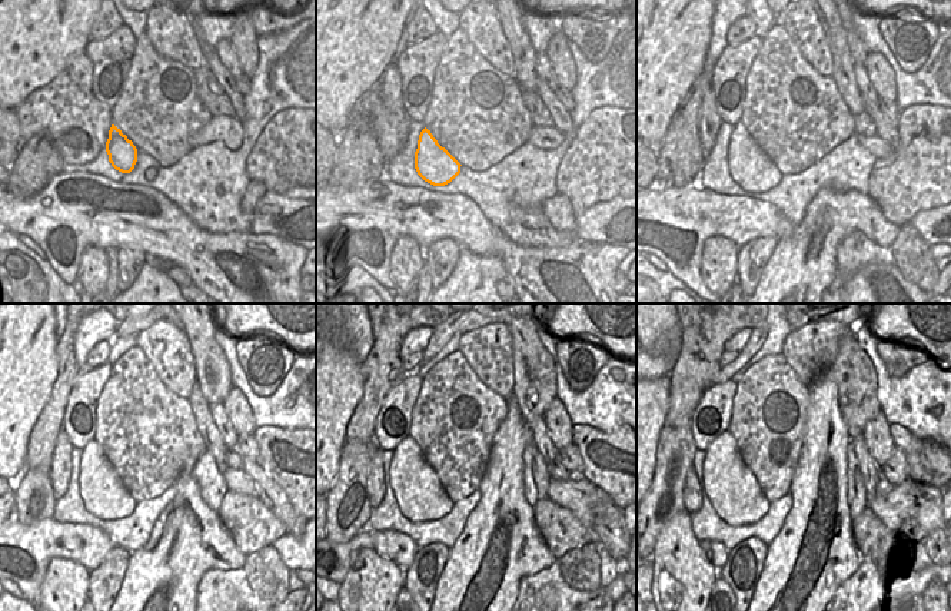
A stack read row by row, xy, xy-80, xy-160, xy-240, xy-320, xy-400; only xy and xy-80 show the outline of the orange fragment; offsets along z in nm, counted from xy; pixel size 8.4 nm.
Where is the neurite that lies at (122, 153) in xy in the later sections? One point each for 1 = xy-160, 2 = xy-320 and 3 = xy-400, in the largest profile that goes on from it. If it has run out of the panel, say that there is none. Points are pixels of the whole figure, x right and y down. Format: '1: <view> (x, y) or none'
1: xy-160 (751, 169)
2: xy-320 (418, 491)
3: xy-400 (730, 485)

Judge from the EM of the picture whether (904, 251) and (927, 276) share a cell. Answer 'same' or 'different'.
same

